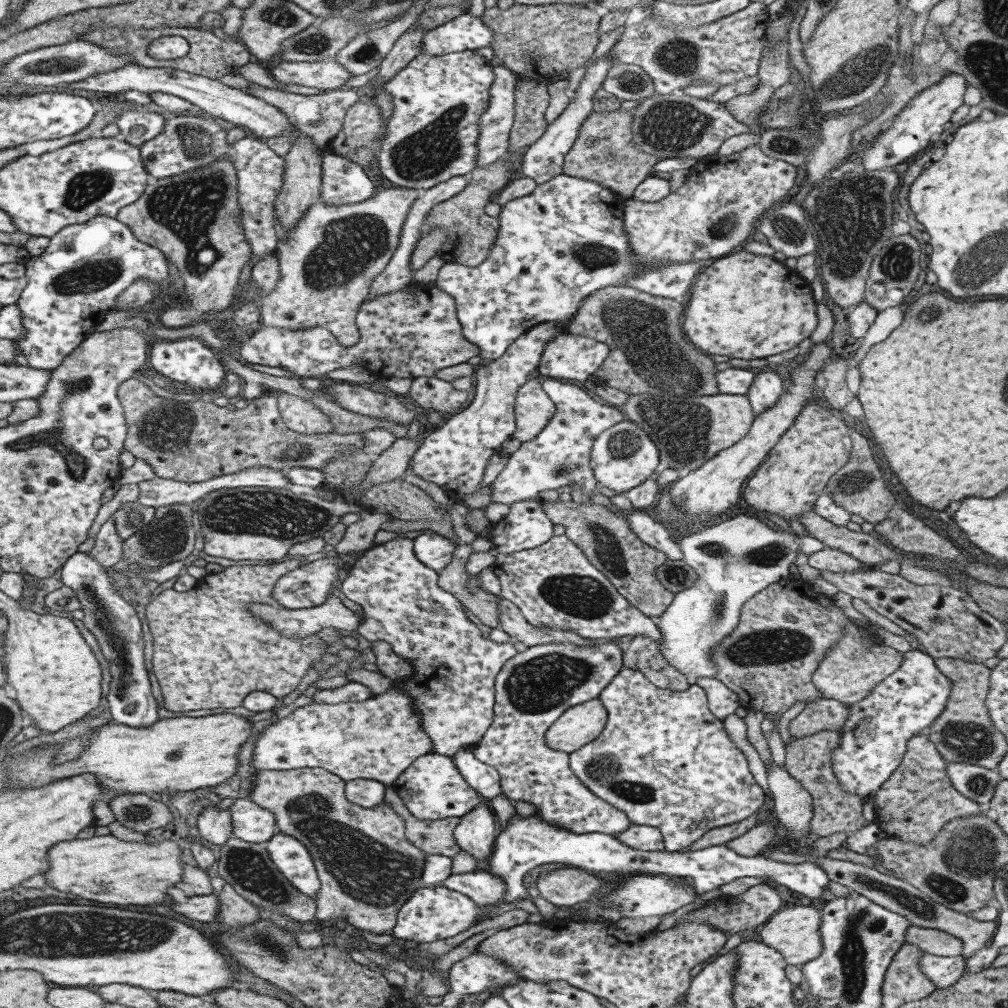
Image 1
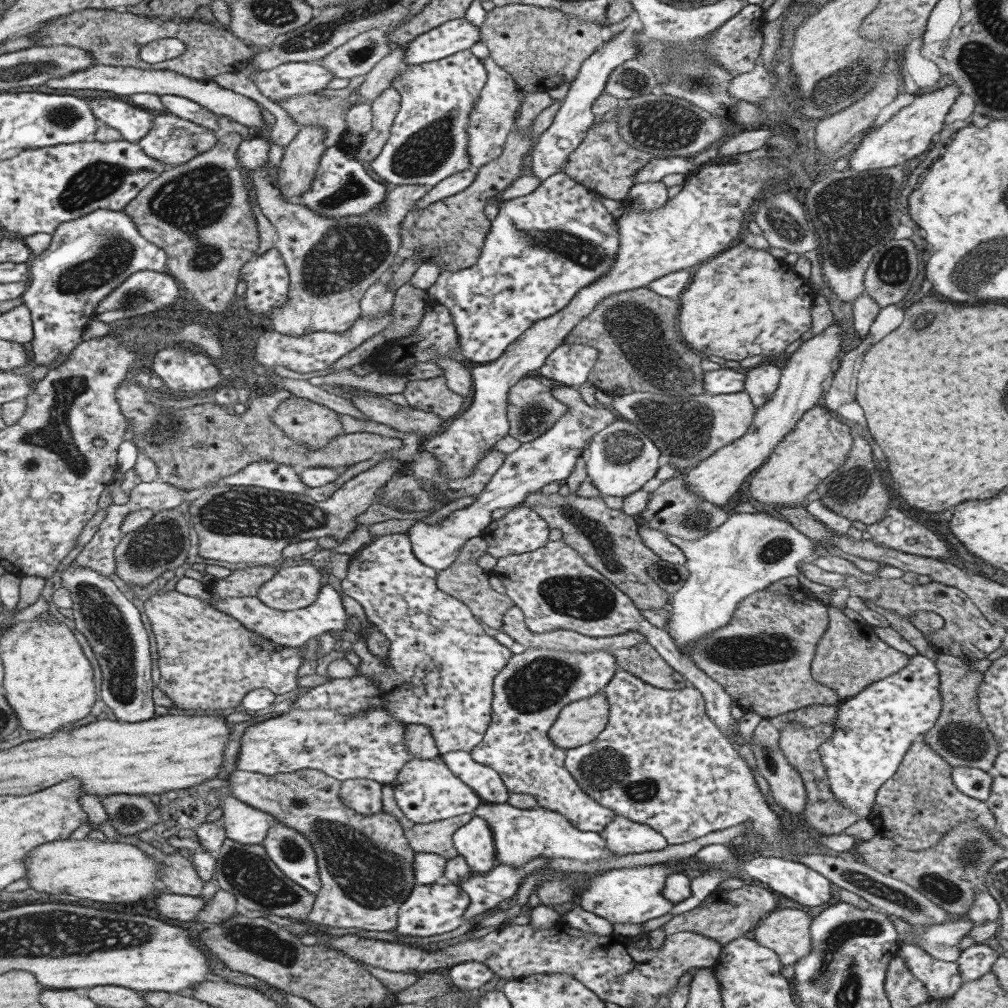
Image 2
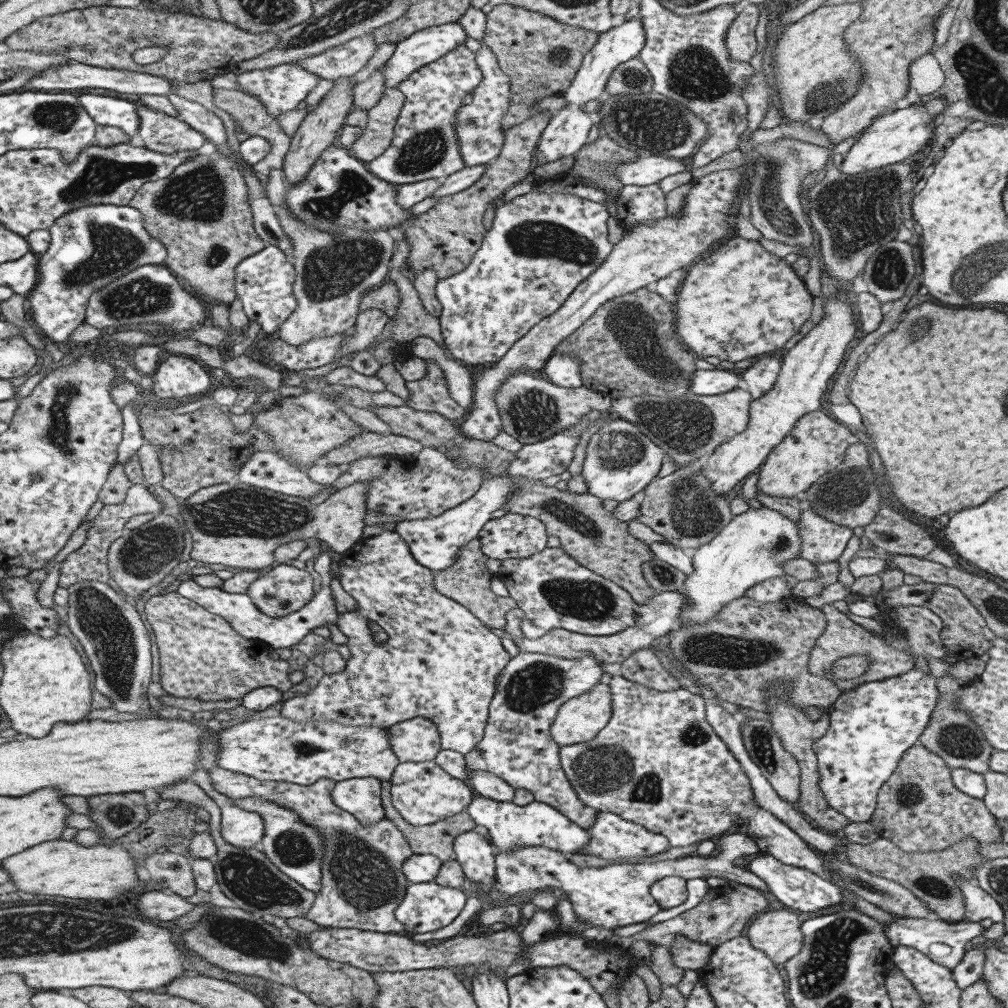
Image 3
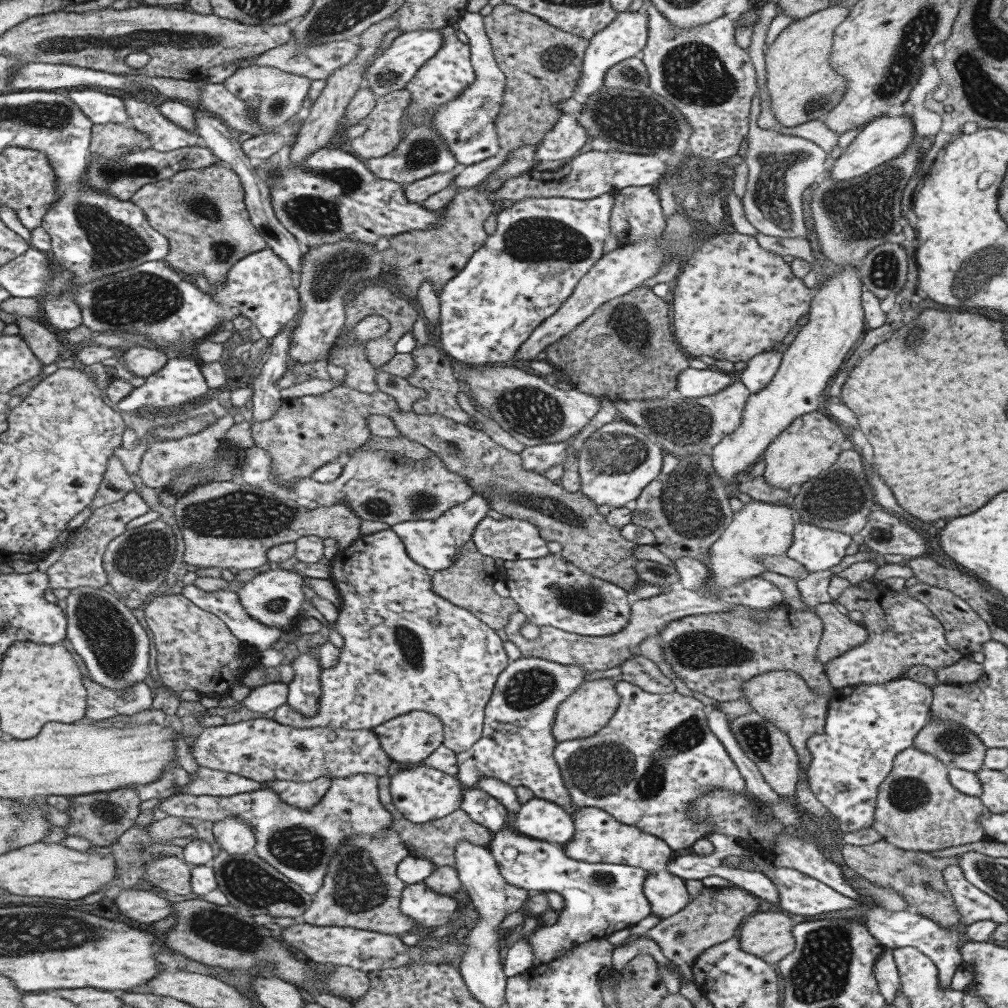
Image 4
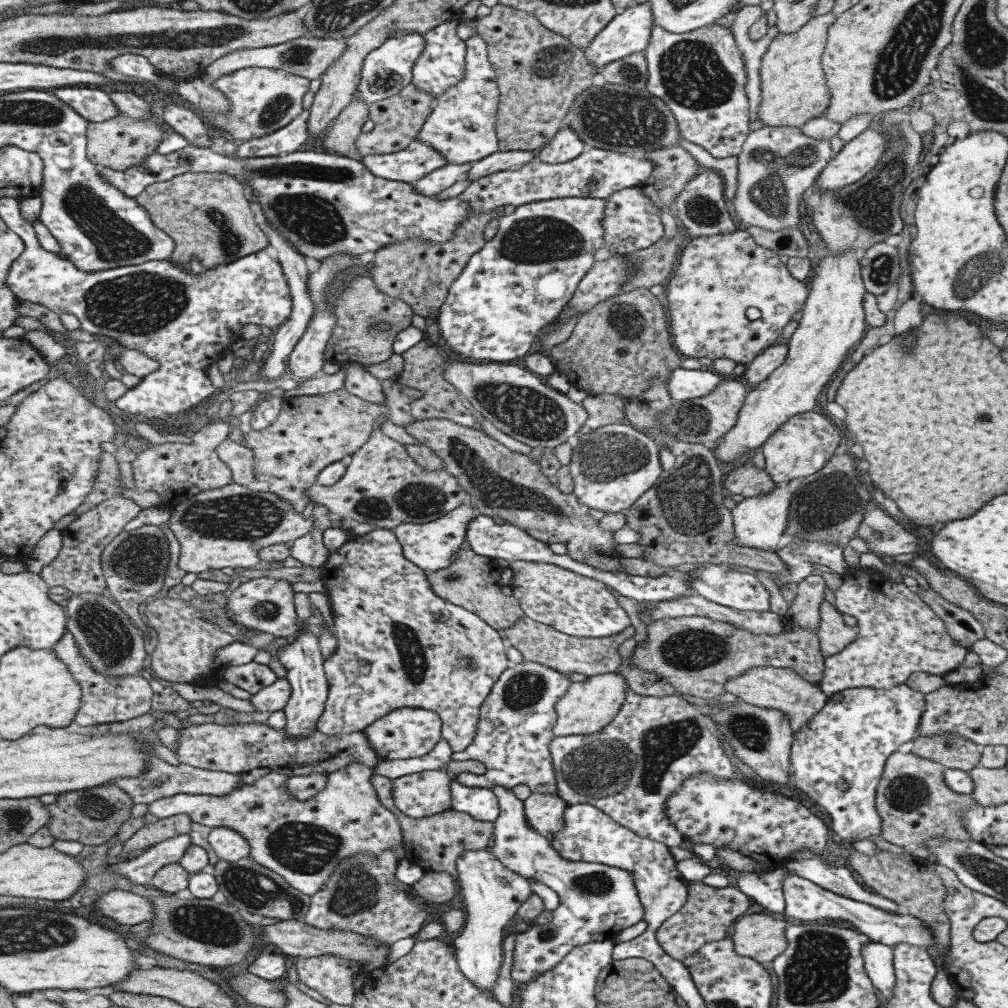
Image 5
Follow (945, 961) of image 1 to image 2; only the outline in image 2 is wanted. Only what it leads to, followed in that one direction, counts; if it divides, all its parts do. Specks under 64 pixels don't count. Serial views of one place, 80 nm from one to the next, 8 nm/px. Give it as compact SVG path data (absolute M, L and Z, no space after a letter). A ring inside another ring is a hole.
M900 944L897 954L904 960L913 978L923 983L930 998L948 998L962 983L957 963L937 960L915 944Z

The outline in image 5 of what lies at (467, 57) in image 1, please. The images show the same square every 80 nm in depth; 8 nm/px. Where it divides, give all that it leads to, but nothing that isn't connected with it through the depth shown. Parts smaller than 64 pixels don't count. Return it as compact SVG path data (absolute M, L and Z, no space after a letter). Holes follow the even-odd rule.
M456 20L445 21L420 34L424 40L424 47L413 63L410 82L419 90L432 94L434 98L444 93L449 86L462 81L464 75L465 45L455 35L455 27L458 23ZM417 138L403 150L391 155L362 156L360 162L379 178L409 184L415 184L429 172L447 164L435 149L431 149L427 143L421 143Z

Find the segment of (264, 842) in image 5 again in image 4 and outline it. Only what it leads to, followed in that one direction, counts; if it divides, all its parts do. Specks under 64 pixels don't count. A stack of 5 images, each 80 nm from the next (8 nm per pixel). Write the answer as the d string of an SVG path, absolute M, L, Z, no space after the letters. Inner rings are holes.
M371 773L330 778L325 794L307 810L282 803L276 792L267 787L230 797L179 793L163 799L158 807L167 816L186 816L212 823L226 816L238 816L253 829L254 853L310 895L322 886L328 862L348 836L376 836L384 828L392 826L392 816L379 802L376 776Z

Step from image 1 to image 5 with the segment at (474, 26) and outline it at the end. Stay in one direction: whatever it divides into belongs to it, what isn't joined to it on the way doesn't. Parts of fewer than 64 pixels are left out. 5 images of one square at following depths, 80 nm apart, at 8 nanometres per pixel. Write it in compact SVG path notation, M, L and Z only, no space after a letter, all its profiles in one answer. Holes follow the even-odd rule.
M410 33L398 38L391 37L371 52L368 52L363 59L359 82L356 84L356 92L353 97L370 105L373 102L397 94L401 88L410 83L413 63L423 47L423 37L417 33Z

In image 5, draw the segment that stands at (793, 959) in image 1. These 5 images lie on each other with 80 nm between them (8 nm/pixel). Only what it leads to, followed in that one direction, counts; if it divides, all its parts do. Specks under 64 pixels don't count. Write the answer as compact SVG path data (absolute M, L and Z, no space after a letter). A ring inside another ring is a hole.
M751 910L750 915L743 916L733 923L731 942L733 952L746 956L755 962L771 962L773 957L784 951L786 940L784 928L789 925L784 920Z

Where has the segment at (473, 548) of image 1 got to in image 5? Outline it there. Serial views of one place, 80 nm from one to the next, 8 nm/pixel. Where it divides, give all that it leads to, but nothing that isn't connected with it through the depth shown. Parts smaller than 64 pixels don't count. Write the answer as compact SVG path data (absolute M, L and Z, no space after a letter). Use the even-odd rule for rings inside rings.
M467 541L458 546L458 551L451 564L433 572L427 572L431 590L446 602L463 608L483 620L495 631L515 625L515 620L523 618L524 614L513 595L506 595L500 589L500 567L494 558L479 556L470 548Z

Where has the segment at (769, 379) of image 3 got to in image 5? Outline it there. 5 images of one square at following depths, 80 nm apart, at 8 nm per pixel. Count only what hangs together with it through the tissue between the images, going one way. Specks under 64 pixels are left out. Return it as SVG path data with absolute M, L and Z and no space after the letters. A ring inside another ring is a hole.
M778 341L770 347L763 349L749 362L749 367L743 374L745 382L752 384L754 387L761 380L765 380L765 377L772 370L775 370L775 368L784 362L787 349L785 341Z

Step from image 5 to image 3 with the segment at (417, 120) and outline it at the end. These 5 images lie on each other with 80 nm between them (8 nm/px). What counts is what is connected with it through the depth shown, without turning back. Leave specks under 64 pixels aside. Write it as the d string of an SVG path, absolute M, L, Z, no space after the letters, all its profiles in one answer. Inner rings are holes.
M385 88L377 104L366 110L367 125L360 132L360 136L348 148L353 157L359 161L369 163L381 155L393 139L393 126L404 103L404 94L397 88Z

